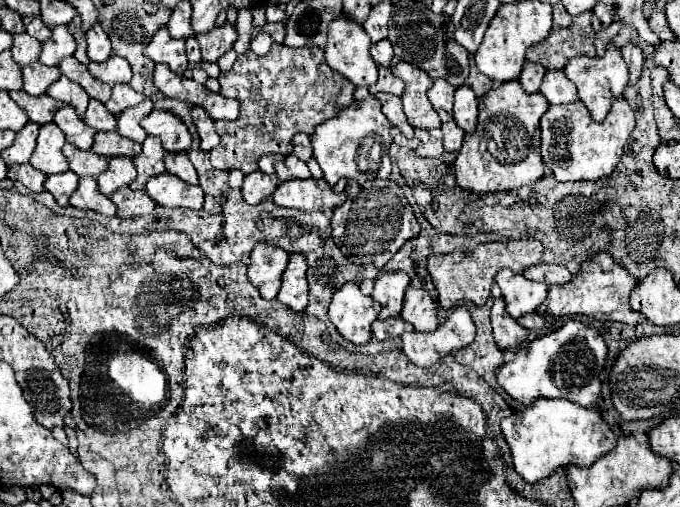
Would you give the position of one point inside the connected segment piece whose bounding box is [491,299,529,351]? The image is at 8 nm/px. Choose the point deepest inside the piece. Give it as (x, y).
(508, 333)

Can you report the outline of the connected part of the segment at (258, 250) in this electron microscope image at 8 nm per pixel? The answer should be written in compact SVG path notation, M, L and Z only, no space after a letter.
M259 243L251 251L251 265L247 271L249 281L259 289L263 299L275 299L281 287L281 275L287 267L289 255L271 243Z

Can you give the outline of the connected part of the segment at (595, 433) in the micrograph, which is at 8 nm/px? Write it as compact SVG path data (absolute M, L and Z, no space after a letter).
M537 399L533 407L503 419L501 429L511 447L515 471L529 483L537 483L569 465L589 467L617 445L617 437L603 421L601 411L579 407L565 399Z

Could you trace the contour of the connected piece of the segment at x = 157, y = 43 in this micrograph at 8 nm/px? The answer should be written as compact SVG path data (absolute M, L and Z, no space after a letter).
M161 27L149 47L143 51L143 55L147 55L153 63L165 63L169 65L169 69L177 75L183 75L187 69L187 55L185 55L185 41L181 39L171 39L169 31L165 27Z

